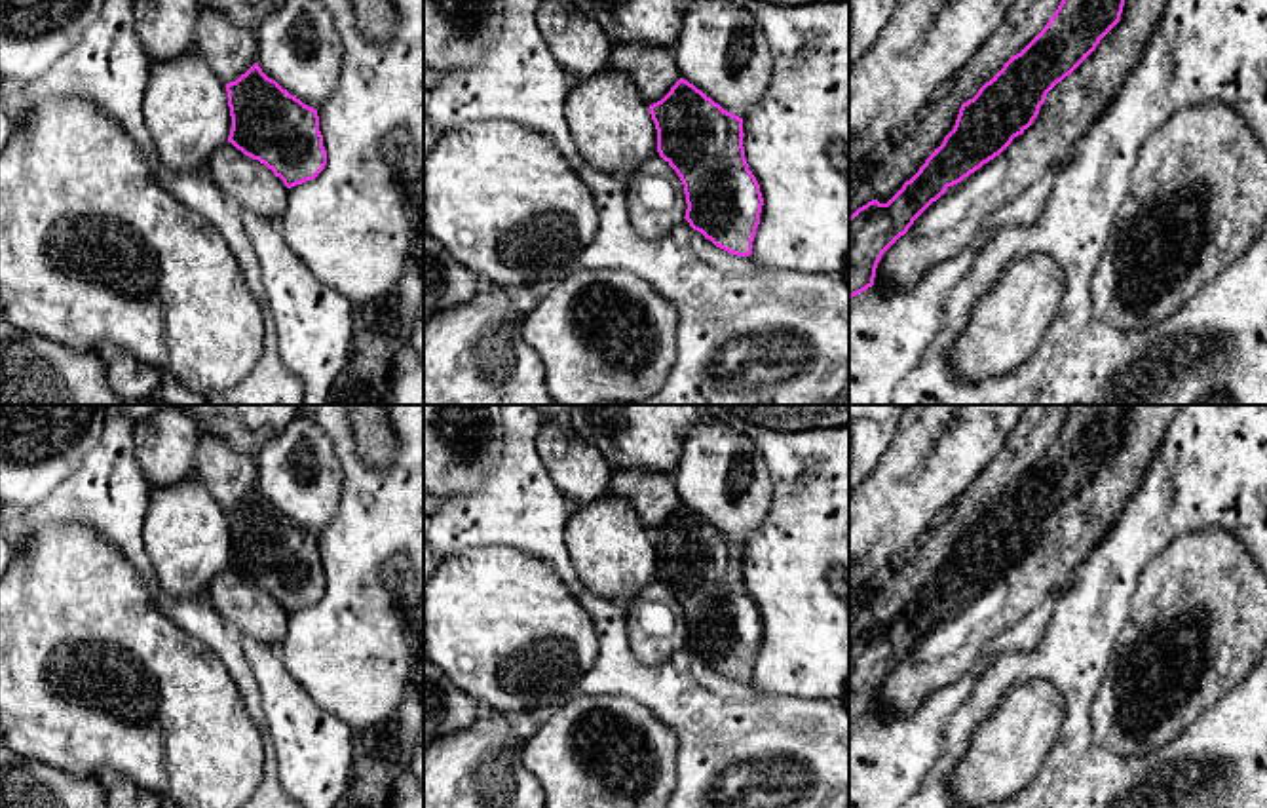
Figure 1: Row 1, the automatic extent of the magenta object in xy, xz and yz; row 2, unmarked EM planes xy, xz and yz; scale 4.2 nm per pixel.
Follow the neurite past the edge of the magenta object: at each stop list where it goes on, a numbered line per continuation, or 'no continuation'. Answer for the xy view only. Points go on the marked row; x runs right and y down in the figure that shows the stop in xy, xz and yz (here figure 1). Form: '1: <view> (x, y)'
no continuation

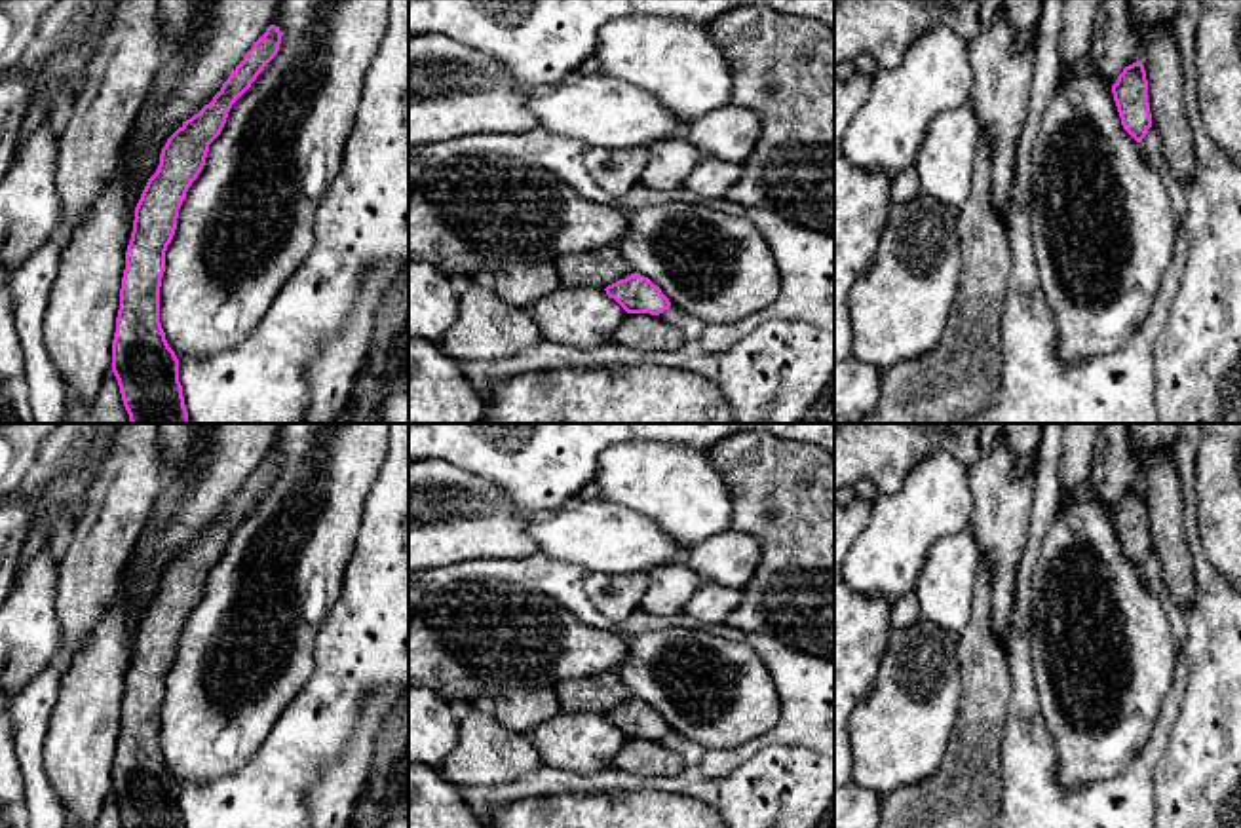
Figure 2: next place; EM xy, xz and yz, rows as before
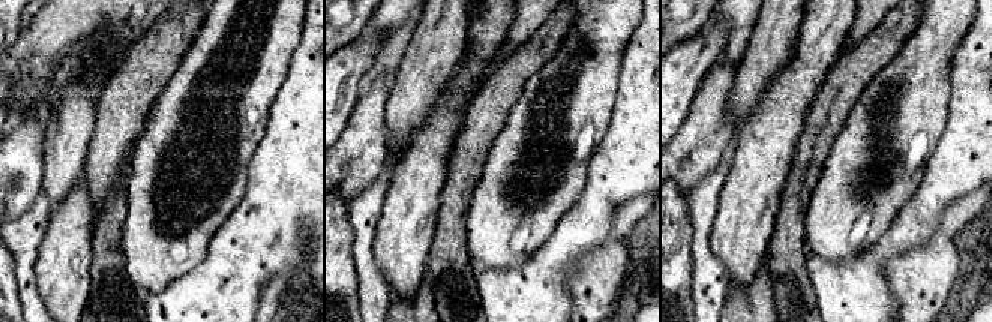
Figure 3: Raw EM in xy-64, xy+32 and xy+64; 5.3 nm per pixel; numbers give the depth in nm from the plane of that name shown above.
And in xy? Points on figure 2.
no continuation

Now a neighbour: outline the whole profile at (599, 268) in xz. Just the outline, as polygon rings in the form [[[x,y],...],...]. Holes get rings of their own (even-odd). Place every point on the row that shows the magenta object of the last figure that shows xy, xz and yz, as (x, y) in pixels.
[[[616,245],[564,254],[555,260],[555,270],[566,287],[595,289],[606,289],[633,273]]]

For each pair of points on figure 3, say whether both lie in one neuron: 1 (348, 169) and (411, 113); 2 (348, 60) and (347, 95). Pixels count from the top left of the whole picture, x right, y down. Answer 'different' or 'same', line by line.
1: different
2: same

